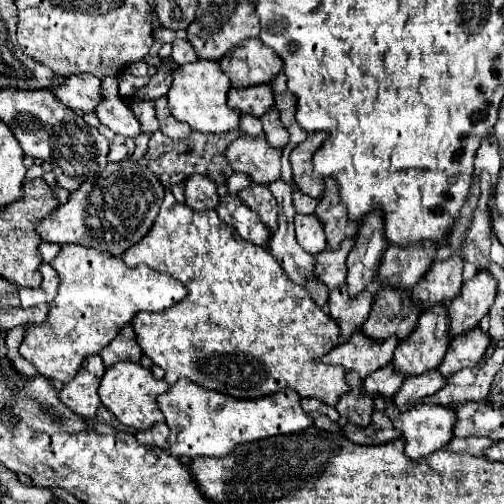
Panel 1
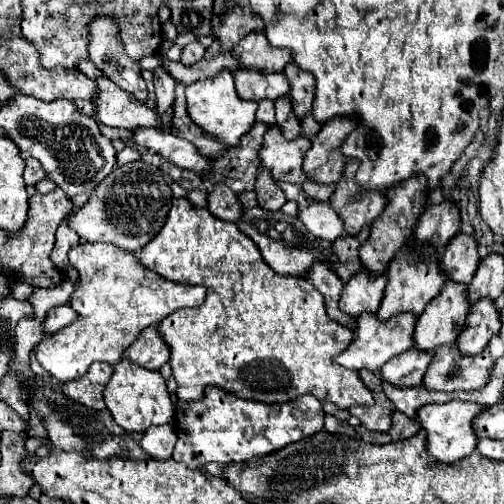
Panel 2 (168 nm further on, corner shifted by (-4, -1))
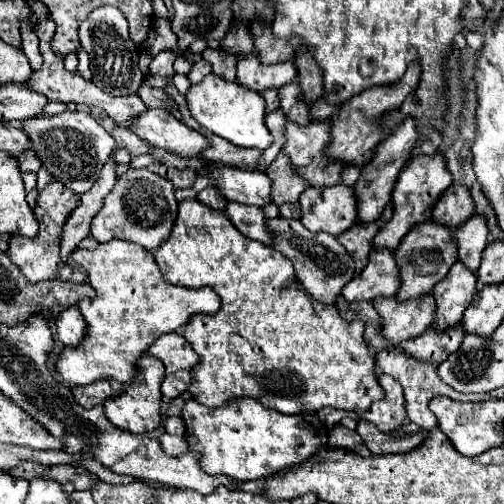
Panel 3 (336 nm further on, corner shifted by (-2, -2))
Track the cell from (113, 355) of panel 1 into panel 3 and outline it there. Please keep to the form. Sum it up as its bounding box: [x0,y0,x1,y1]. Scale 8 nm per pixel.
[146,333,198,375]

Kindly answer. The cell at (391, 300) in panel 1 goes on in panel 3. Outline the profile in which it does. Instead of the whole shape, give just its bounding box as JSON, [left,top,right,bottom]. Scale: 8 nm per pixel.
[394,221,456,303]

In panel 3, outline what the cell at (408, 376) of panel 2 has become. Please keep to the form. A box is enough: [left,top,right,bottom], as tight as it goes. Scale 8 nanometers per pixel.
[400,327,464,365]

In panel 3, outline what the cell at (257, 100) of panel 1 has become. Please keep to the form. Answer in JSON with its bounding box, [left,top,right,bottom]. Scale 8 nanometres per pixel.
[236,53,298,91]

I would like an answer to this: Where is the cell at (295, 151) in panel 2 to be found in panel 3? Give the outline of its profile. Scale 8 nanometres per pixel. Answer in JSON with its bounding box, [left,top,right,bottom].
[282,121,342,187]

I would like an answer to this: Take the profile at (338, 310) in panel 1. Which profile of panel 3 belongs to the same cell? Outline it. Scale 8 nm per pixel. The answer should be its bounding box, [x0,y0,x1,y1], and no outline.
[342,247,398,301]

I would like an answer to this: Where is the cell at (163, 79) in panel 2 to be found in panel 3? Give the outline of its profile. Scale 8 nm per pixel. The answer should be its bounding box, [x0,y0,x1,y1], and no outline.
[150,51,176,79]

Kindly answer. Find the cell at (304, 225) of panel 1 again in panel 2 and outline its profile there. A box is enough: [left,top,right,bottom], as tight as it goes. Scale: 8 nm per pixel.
[284,186,344,242]

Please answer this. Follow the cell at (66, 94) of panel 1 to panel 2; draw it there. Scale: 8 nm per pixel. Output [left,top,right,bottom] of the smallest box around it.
[96,78,162,130]

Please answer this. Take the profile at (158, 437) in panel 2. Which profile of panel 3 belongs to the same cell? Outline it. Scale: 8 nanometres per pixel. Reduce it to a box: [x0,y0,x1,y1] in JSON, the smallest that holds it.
[160,433,188,457]

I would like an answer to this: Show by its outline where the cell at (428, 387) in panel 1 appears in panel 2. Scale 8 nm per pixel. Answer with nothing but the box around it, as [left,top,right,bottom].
[422,346,494,392]

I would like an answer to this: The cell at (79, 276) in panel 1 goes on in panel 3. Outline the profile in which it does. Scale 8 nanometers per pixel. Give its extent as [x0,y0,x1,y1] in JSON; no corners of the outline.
[54,239,222,387]

